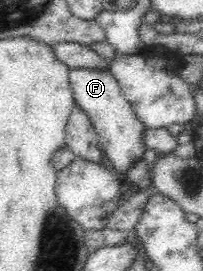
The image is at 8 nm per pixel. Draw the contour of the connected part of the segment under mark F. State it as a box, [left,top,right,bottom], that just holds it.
[69,68,146,172]

